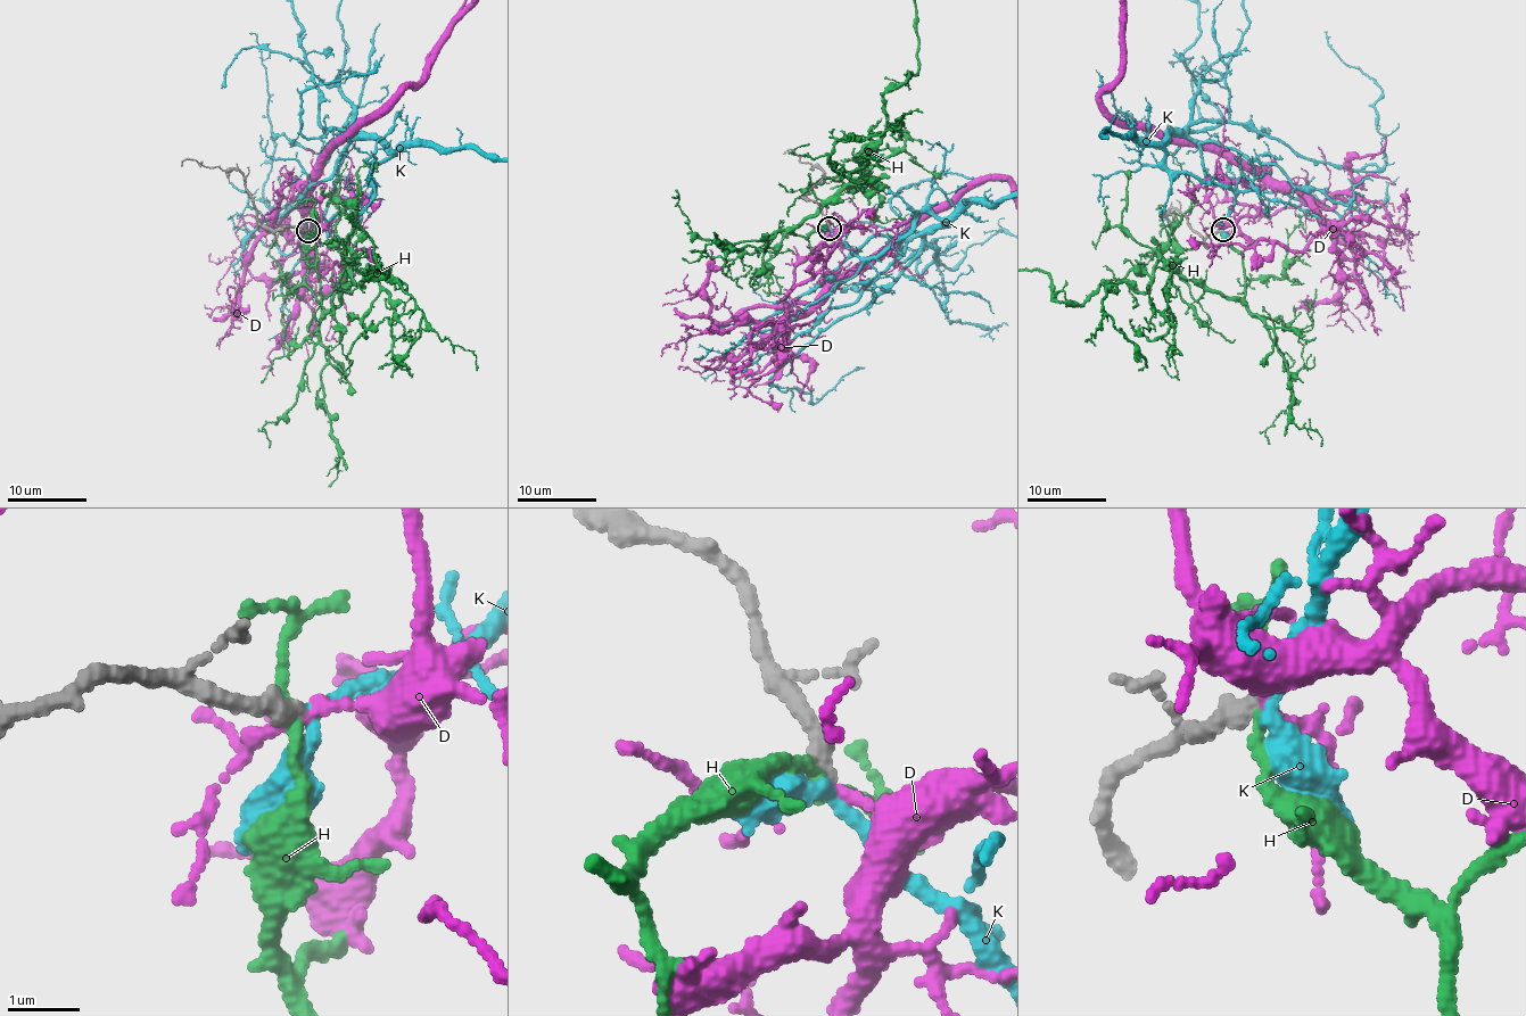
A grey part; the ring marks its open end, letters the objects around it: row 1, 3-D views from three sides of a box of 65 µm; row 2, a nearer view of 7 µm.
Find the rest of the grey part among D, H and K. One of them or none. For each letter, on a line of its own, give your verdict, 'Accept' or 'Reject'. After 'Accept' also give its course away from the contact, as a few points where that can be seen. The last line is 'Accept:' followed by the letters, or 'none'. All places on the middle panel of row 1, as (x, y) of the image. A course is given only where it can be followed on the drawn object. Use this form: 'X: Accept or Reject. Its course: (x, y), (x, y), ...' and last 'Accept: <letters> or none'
D: Reject
H: Reject
K: Accept
Accept: K

